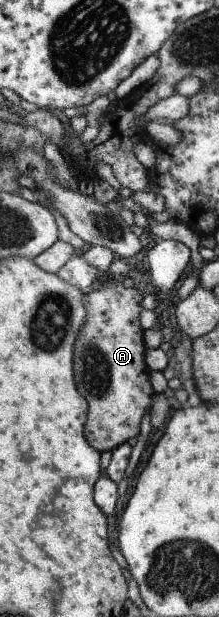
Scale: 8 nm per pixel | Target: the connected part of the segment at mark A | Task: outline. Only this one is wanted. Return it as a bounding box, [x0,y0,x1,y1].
[72,276,154,452]

